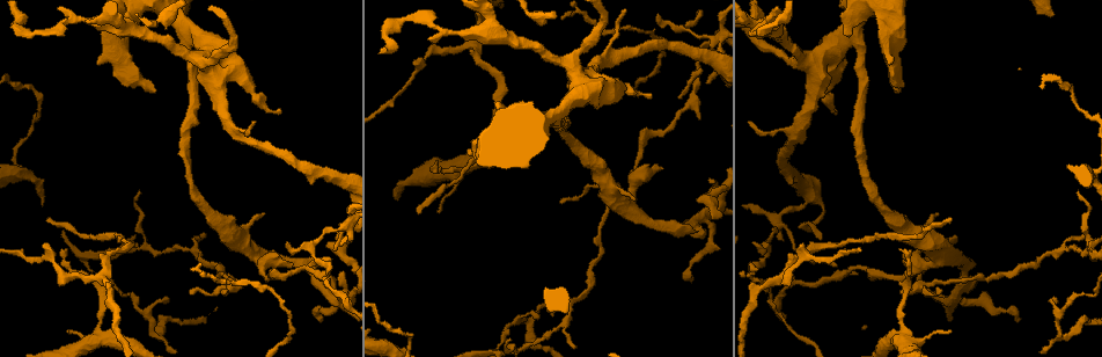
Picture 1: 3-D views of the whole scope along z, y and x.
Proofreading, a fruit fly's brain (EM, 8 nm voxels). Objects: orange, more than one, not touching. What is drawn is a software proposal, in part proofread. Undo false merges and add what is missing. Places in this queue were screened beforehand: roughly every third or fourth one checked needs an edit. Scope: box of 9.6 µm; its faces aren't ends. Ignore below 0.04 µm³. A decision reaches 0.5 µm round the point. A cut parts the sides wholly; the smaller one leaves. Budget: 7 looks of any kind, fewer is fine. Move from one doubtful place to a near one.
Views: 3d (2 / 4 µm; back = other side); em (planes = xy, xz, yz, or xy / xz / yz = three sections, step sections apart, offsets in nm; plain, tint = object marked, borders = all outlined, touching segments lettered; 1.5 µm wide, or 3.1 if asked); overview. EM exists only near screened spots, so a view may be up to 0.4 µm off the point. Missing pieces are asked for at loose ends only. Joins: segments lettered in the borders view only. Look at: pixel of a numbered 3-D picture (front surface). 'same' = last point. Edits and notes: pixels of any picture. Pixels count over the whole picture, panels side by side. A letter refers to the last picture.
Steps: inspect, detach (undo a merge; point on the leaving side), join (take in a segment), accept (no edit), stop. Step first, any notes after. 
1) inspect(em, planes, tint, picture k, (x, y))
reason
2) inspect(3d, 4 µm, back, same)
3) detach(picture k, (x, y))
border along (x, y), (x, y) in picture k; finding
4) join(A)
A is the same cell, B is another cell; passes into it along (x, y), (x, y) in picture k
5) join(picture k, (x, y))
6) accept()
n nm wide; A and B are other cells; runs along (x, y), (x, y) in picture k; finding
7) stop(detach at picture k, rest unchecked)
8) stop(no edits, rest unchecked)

inspect(3d, 4 µm, picture 1, (901, 292))
tapers out

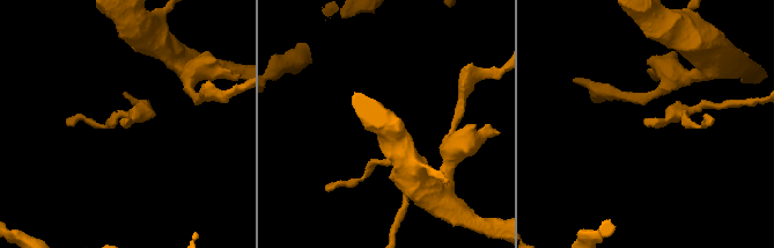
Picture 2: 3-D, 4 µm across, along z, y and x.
inspect(em, xz, step 8, borders, picture 2, (644, 120))
now the EM

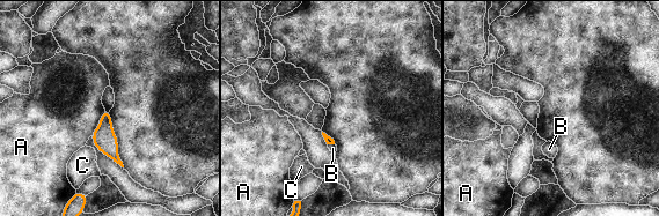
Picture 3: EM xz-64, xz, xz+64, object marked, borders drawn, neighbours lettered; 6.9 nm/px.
inspect(em, planes, borders, same)
cut it another way

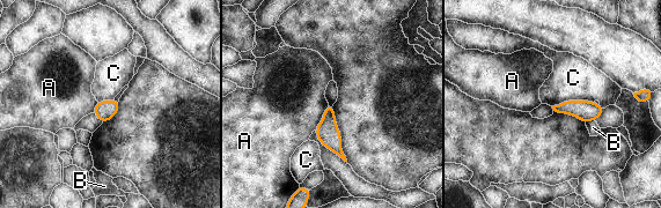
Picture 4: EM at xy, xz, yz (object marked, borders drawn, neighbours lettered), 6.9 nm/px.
accept()
C touches over 300 nm; A, B and C are other cells; none of them fits

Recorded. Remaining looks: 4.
inspect(em, xy, step 4, tint, picture 1, (419, 213))
an open end

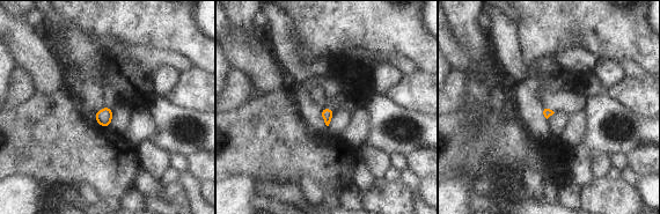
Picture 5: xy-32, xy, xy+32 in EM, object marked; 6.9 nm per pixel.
inspect(em, planes, borders, same)

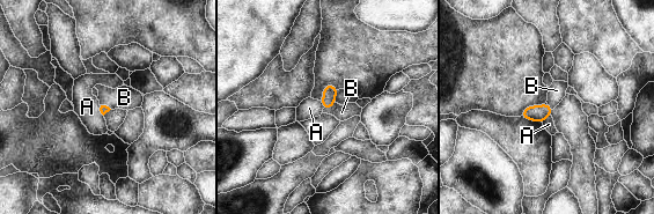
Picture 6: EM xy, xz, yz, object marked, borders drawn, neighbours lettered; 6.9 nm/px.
join(B)
B is the same cell, A is another cell; passes into it along (330, 91), (329, 108), (342, 112) in picture 6; the cell continues

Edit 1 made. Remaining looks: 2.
stop(join at picture 6, rest unchecked)

